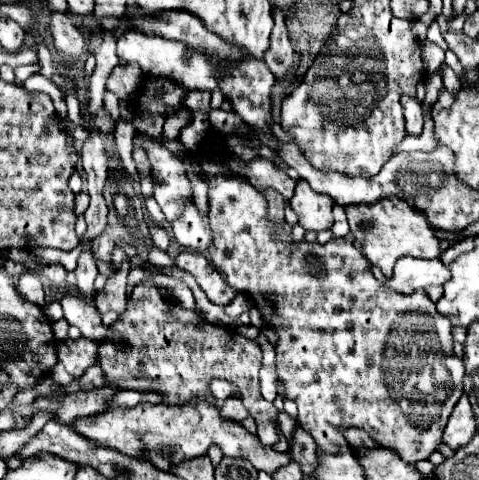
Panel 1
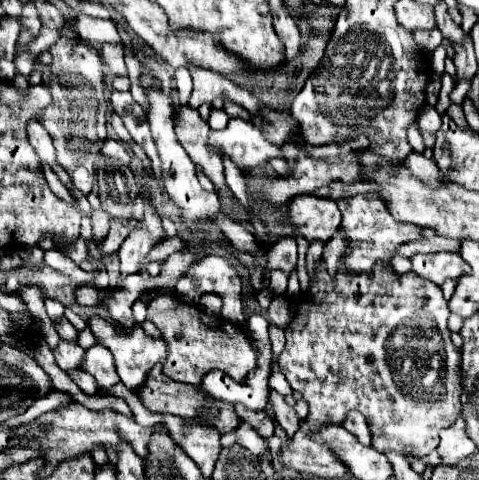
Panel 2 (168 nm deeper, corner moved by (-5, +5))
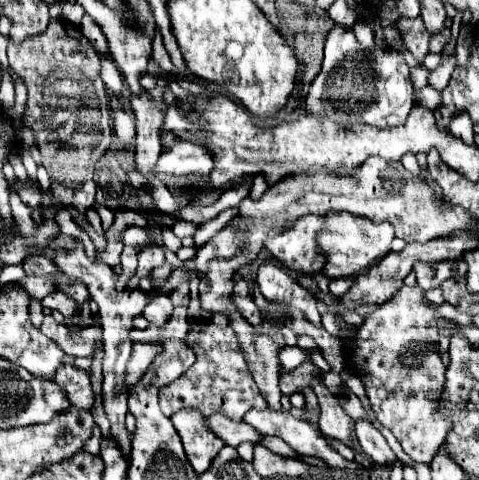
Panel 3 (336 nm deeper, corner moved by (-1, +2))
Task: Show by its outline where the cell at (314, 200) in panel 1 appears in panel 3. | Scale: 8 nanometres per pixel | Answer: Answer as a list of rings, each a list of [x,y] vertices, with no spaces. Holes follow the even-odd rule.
[[[304,216],[284,232],[270,236],[264,248],[280,266],[296,274],[316,274],[324,266],[316,244],[316,234],[324,222],[322,216]]]

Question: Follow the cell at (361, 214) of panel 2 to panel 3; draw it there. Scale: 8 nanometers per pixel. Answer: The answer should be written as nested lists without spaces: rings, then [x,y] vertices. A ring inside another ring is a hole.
[[[350,212],[330,214],[326,226],[318,234],[318,252],[324,254],[324,276],[328,278],[350,278],[366,272],[376,260],[390,252],[390,242],[394,240],[394,228],[388,222],[374,224],[366,218],[354,216]]]

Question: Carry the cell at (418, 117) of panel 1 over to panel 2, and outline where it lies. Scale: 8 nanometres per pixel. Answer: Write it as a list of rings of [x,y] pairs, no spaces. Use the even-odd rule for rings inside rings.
[[[412,123],[412,125],[408,127],[408,141],[410,141],[410,145],[414,147],[414,151],[424,151],[424,141],[422,141],[422,135],[420,135],[416,123]]]

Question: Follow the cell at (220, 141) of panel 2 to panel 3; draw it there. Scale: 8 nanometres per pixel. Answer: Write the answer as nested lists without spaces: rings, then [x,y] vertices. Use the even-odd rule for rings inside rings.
[[[174,142],[170,150],[162,150],[154,172],[174,174],[174,176],[208,176],[212,170],[212,154],[202,150],[202,146],[190,142]]]

